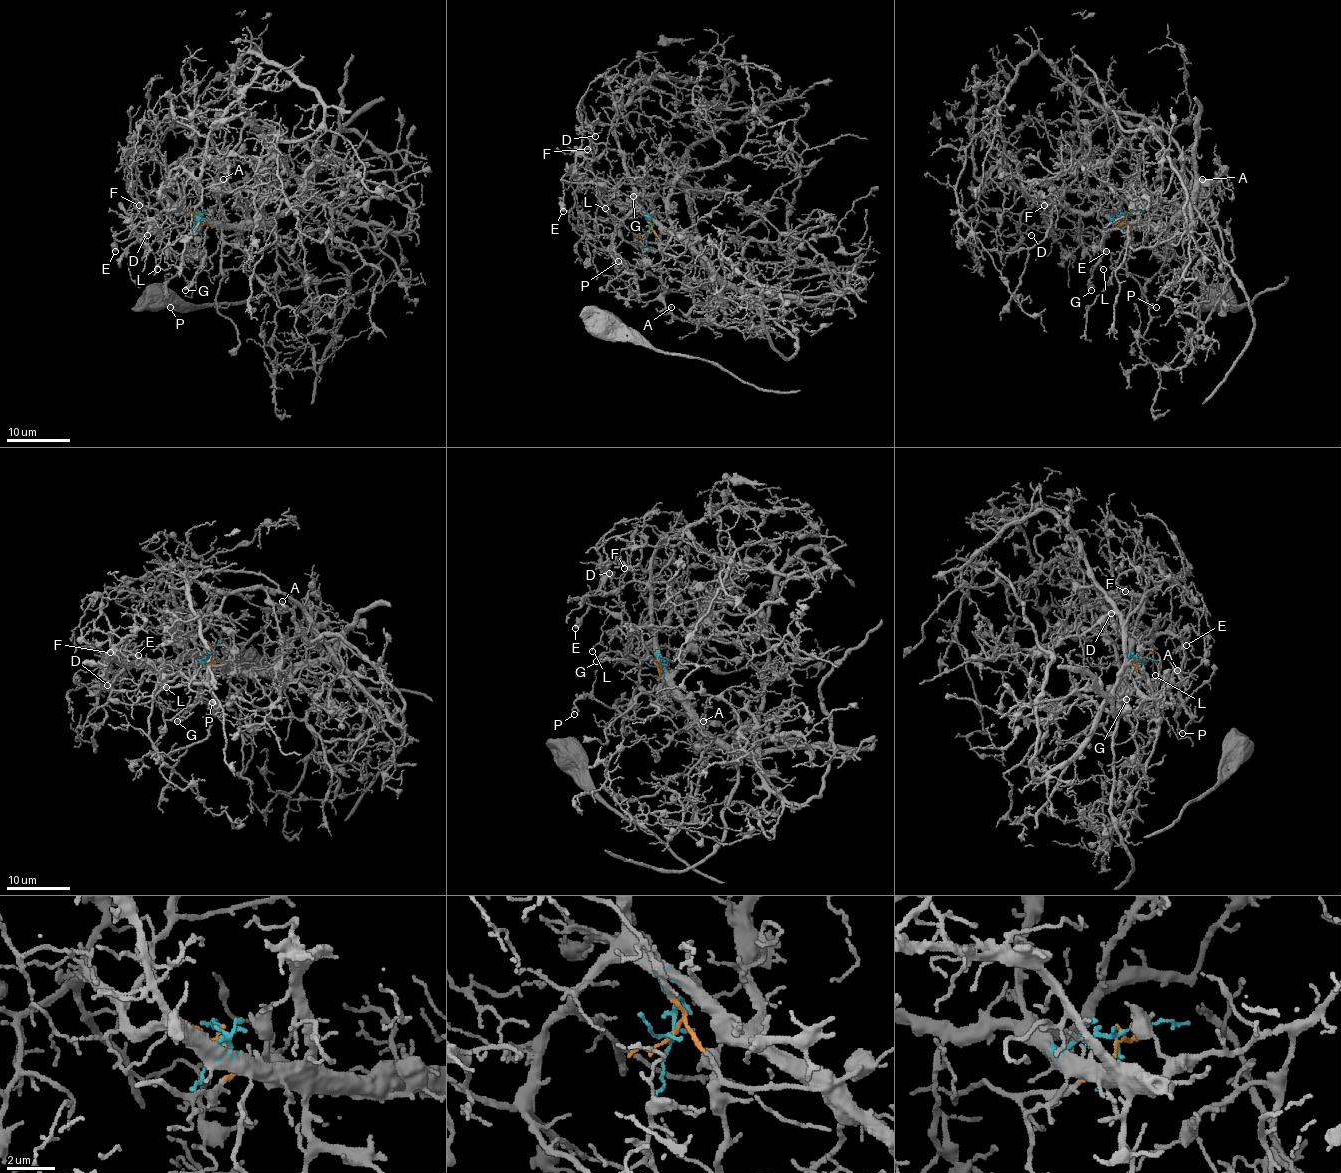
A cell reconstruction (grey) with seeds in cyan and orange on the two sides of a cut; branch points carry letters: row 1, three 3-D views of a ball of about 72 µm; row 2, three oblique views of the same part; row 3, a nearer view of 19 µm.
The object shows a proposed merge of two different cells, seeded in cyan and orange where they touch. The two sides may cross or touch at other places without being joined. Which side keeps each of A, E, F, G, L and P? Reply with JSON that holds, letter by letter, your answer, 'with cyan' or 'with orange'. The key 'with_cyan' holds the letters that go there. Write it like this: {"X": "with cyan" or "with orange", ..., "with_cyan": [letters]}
{"A": "with orange", "E": "with orange", "F": "with cyan", "G": "with cyan", "L": "with orange", "P": "with cyan", "with_cyan": ["F", "G", "P"]}

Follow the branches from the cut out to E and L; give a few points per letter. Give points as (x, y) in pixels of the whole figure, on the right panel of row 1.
E: (1127, 213), (1111, 228), (1095, 229), (1090, 226), (1078, 236), (1078, 241), (1074, 236), (1090, 233), (1106, 252)
L: (1127, 213), (1121, 221), (1101, 229), (1090, 226), (1081, 233), (1081, 237), (1100, 255), (1103, 269)

